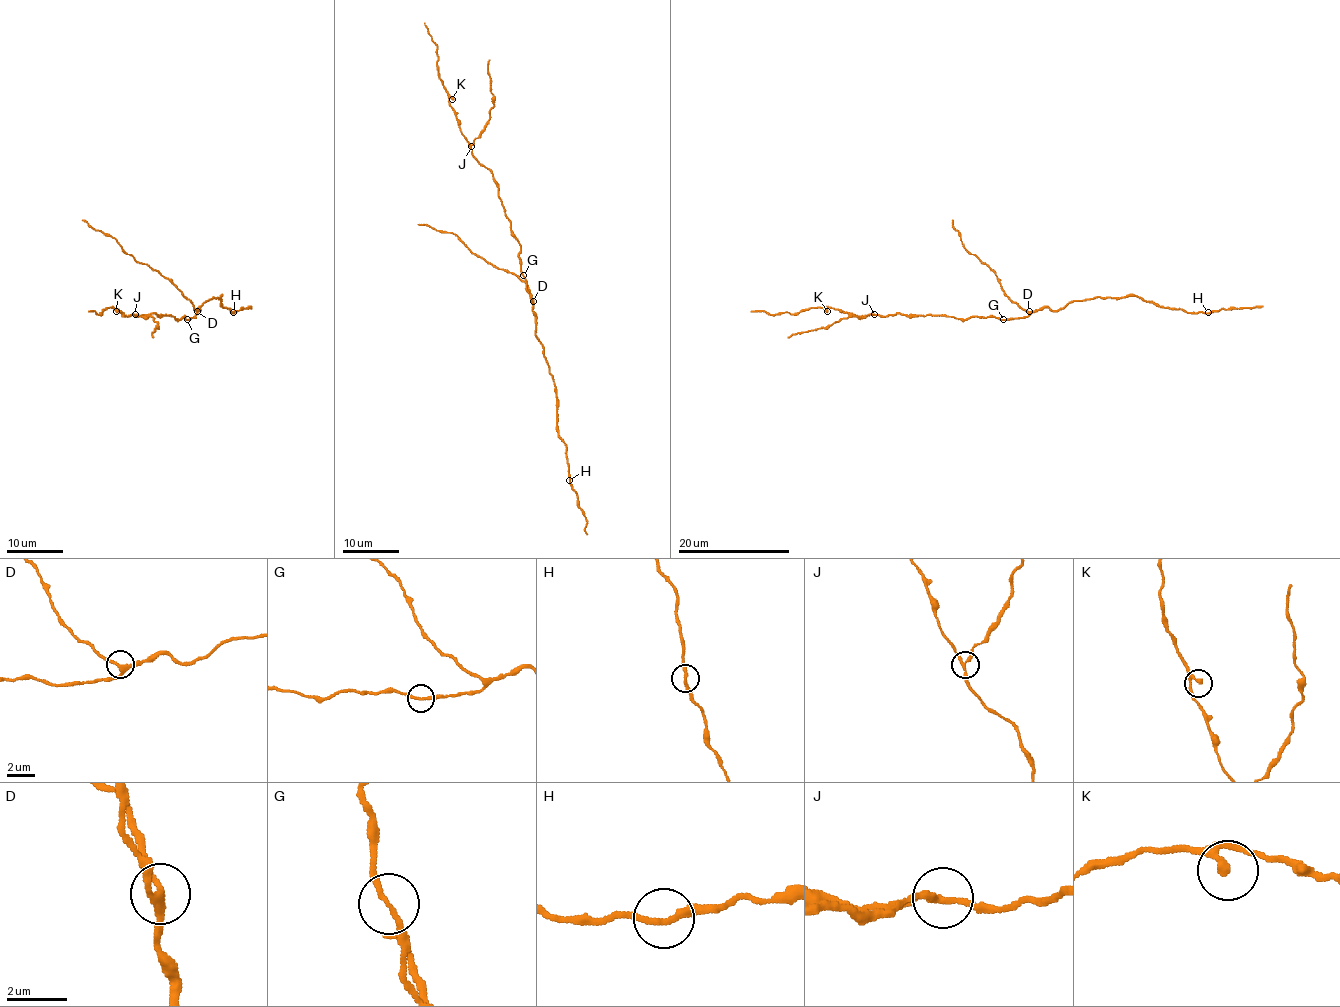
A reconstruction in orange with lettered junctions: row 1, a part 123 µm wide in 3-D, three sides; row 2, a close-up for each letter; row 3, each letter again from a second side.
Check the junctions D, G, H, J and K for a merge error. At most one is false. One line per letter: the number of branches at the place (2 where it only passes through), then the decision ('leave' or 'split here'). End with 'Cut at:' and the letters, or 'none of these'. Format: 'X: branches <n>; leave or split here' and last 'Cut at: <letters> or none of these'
D: branches 3; leave
G: branches 2; leave
H: branches 2; leave
J: branches 3; split here
K: branches 2; leave
Cut at: J

